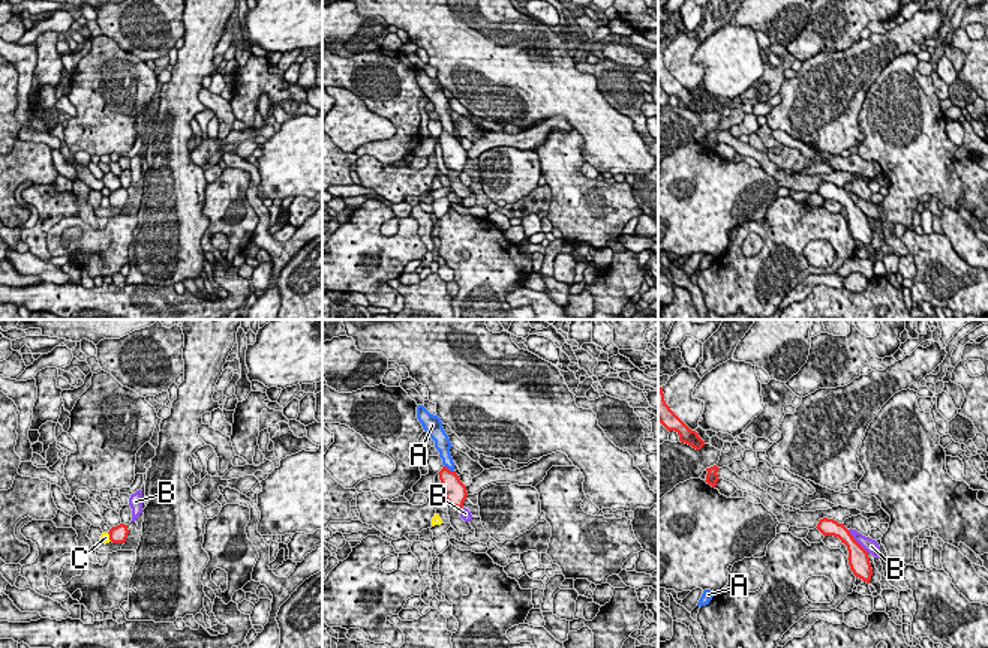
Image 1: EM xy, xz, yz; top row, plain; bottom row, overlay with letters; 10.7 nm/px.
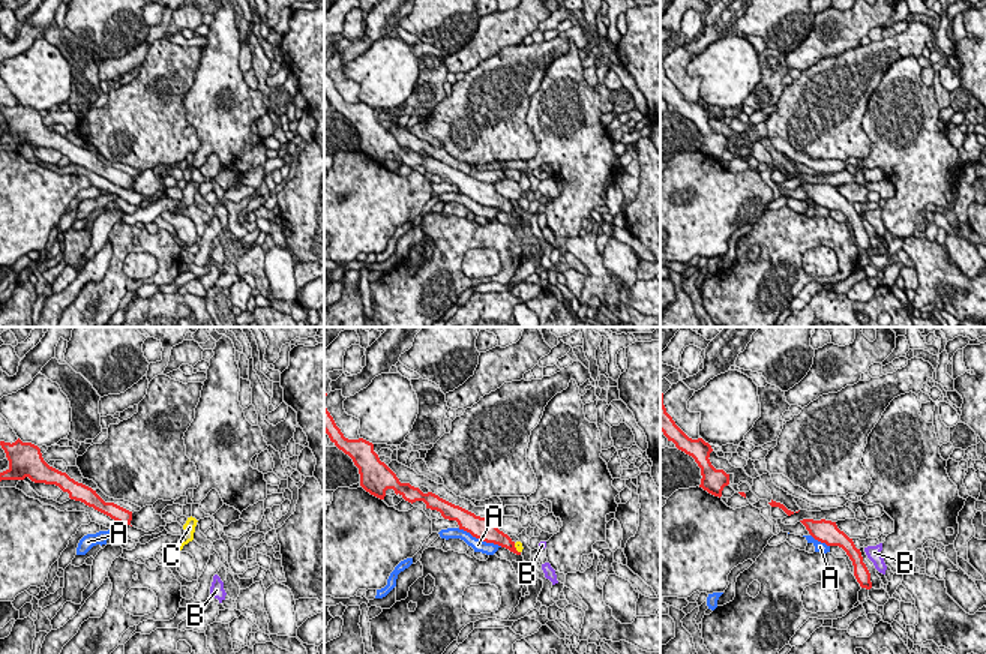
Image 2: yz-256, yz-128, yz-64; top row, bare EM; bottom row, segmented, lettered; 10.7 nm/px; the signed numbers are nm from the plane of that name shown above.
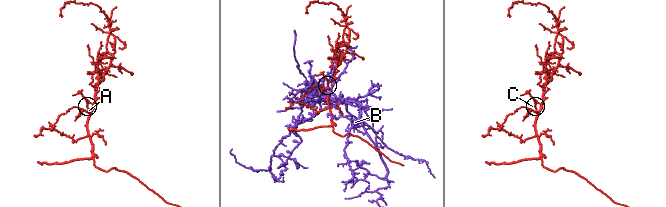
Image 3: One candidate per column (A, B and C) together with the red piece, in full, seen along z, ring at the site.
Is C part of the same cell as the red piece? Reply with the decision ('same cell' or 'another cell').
another cell

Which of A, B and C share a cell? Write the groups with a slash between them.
A C / B

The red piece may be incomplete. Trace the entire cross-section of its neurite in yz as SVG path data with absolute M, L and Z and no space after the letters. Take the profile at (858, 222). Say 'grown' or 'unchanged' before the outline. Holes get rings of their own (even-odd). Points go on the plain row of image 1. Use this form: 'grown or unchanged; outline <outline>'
unchanged; outline M823 182L819 184L816 190L825 201L834 200L841 204L847 210L849 214L849 230L853 238L864 246L870 248L873 240L873 232L870 226L868 216L853 202L850 195L844 190L844 188L838 188L834 183Z

